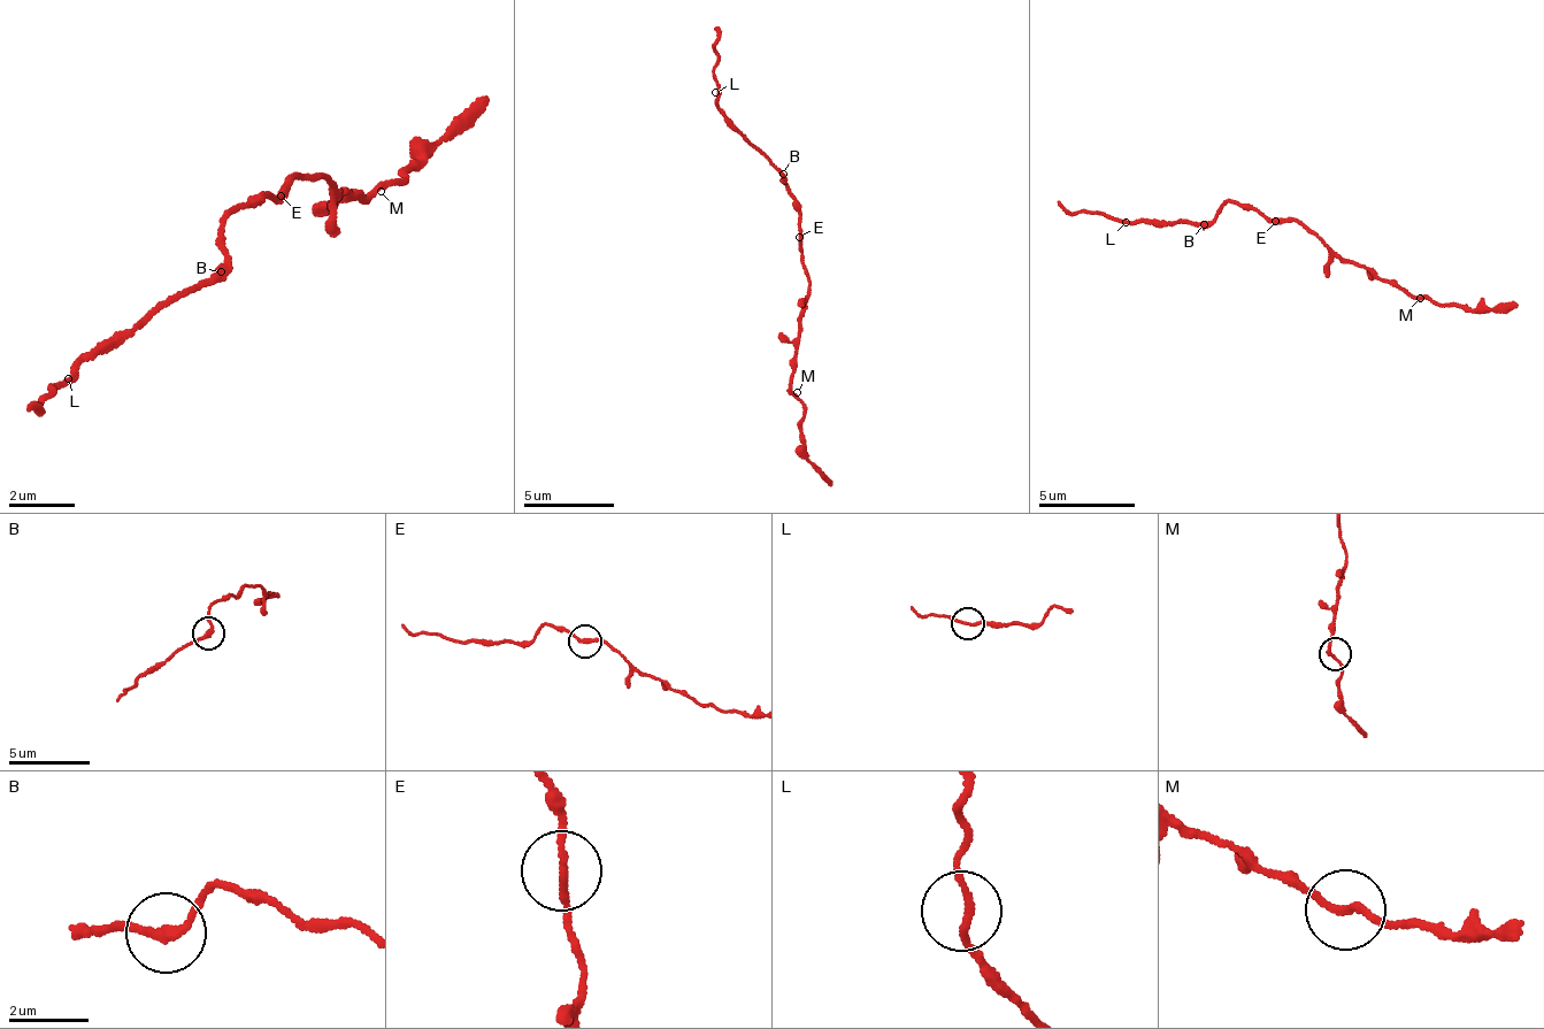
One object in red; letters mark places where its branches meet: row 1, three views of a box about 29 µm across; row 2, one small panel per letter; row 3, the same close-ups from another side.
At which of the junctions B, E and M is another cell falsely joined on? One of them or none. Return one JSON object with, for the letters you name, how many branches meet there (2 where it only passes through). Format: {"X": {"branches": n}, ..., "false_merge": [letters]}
{"false_merge": []}

